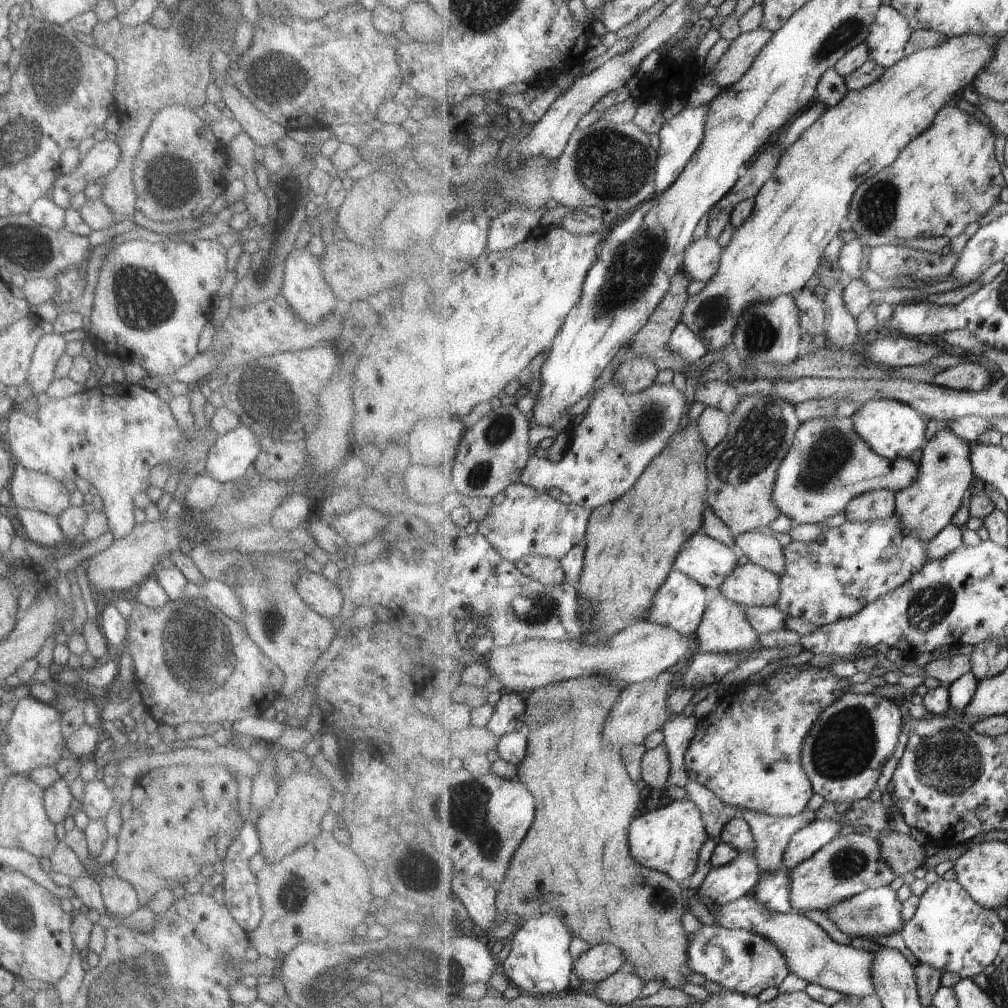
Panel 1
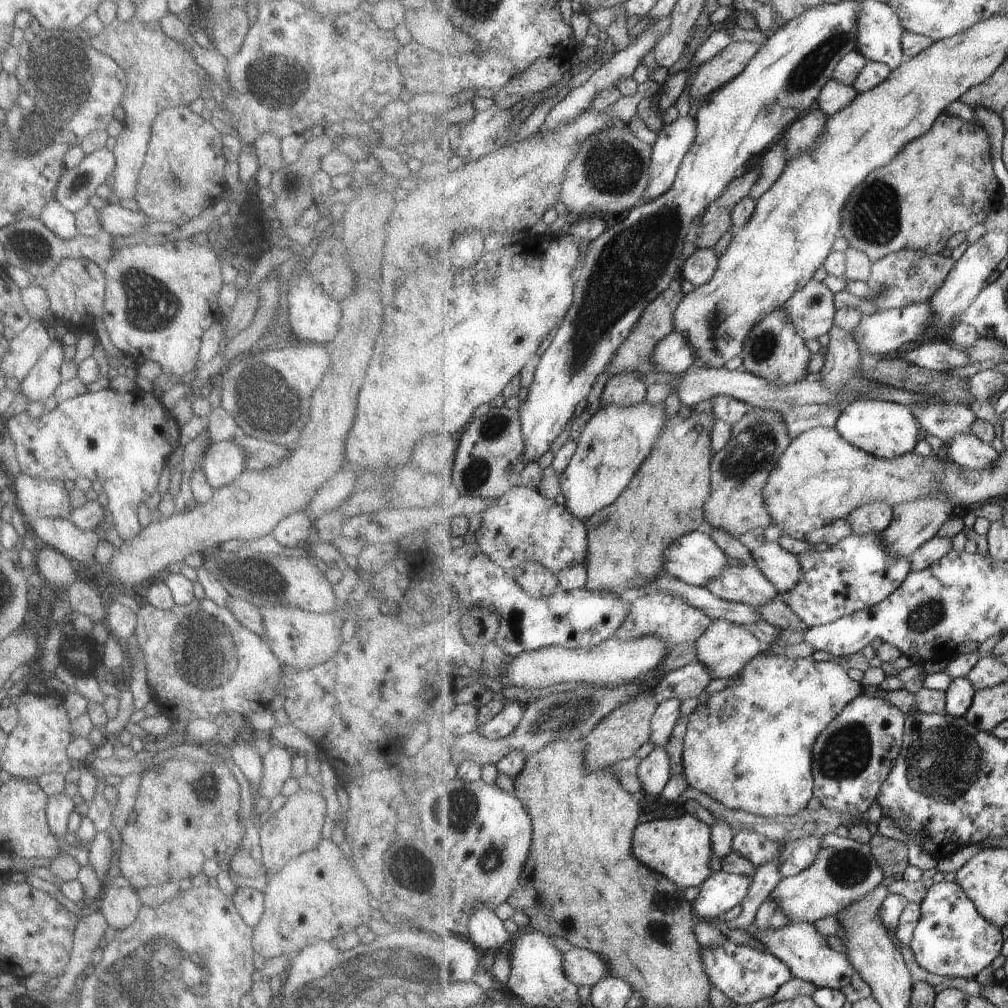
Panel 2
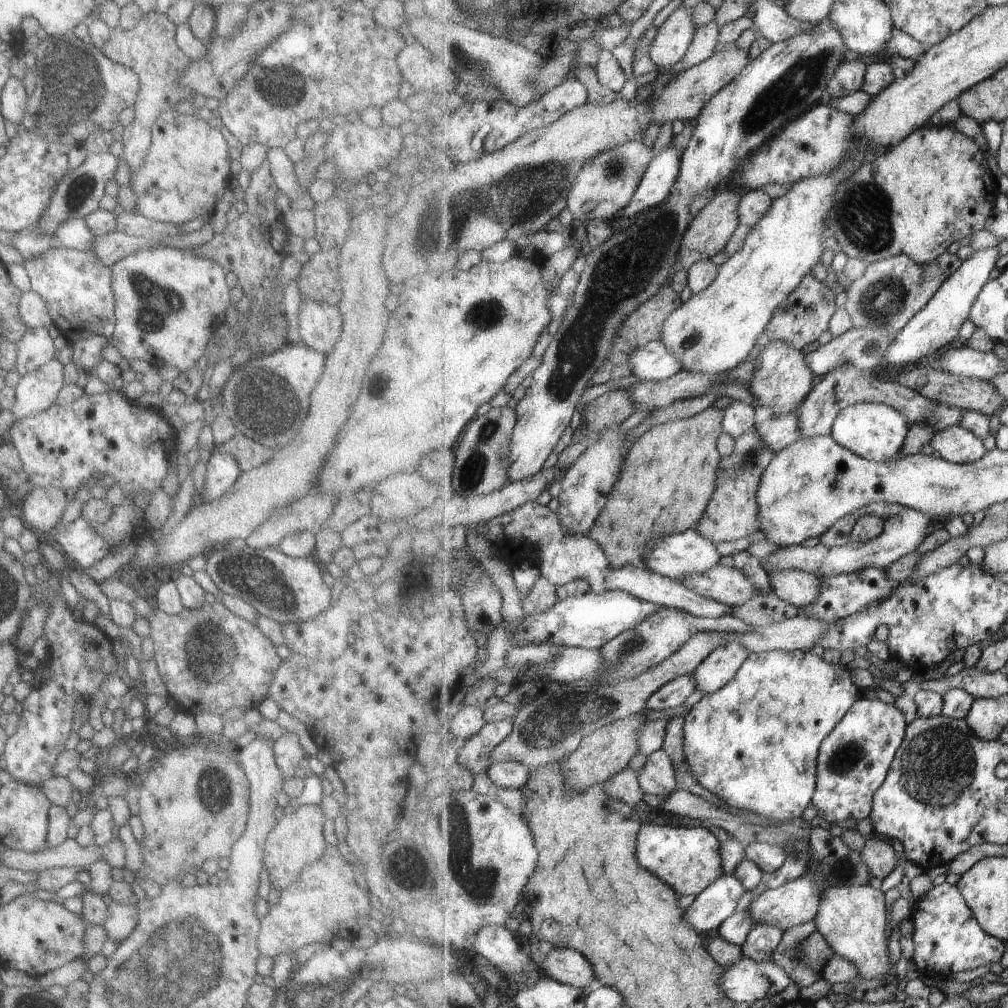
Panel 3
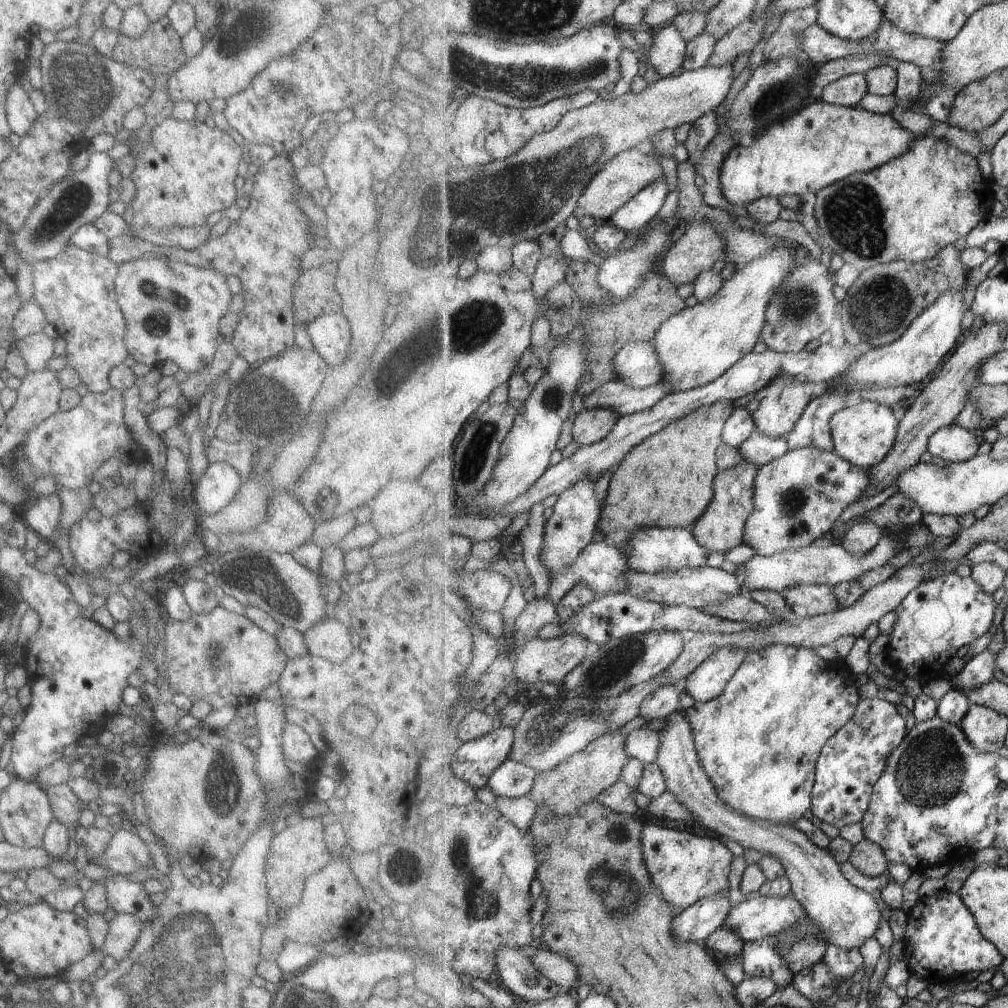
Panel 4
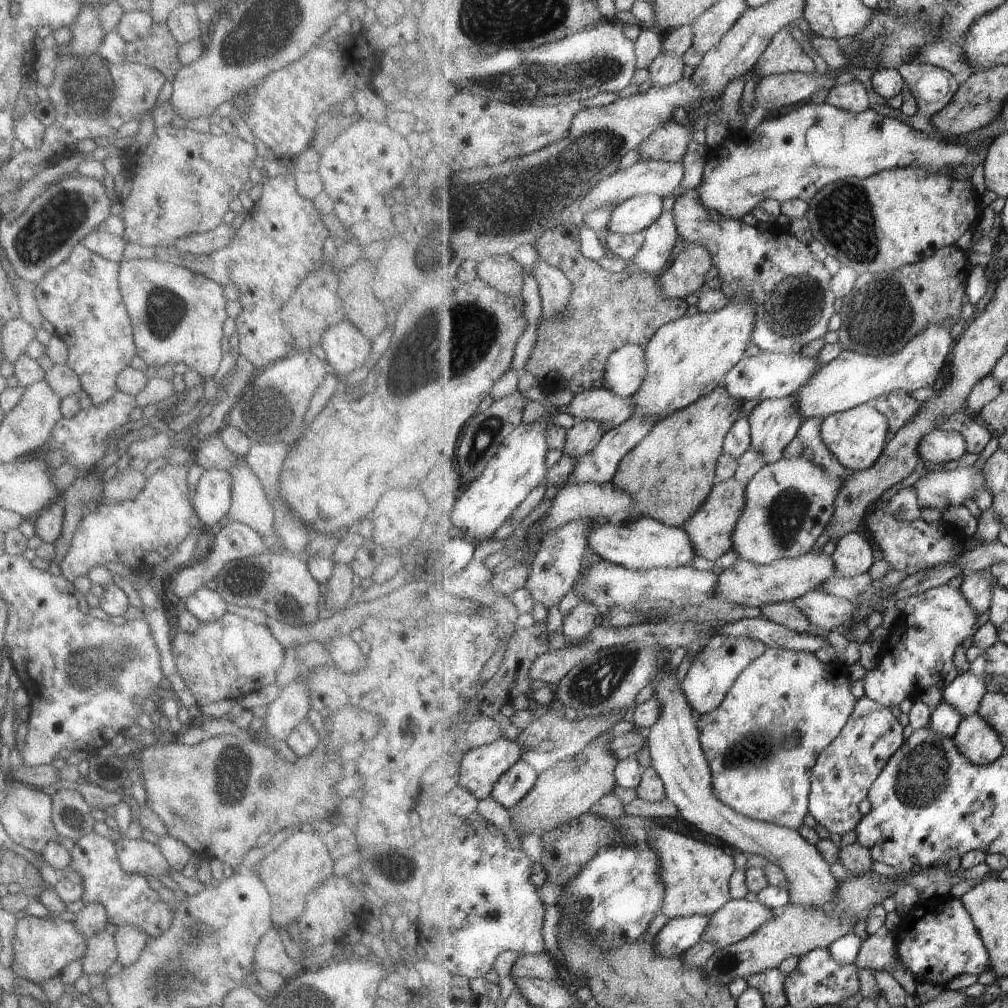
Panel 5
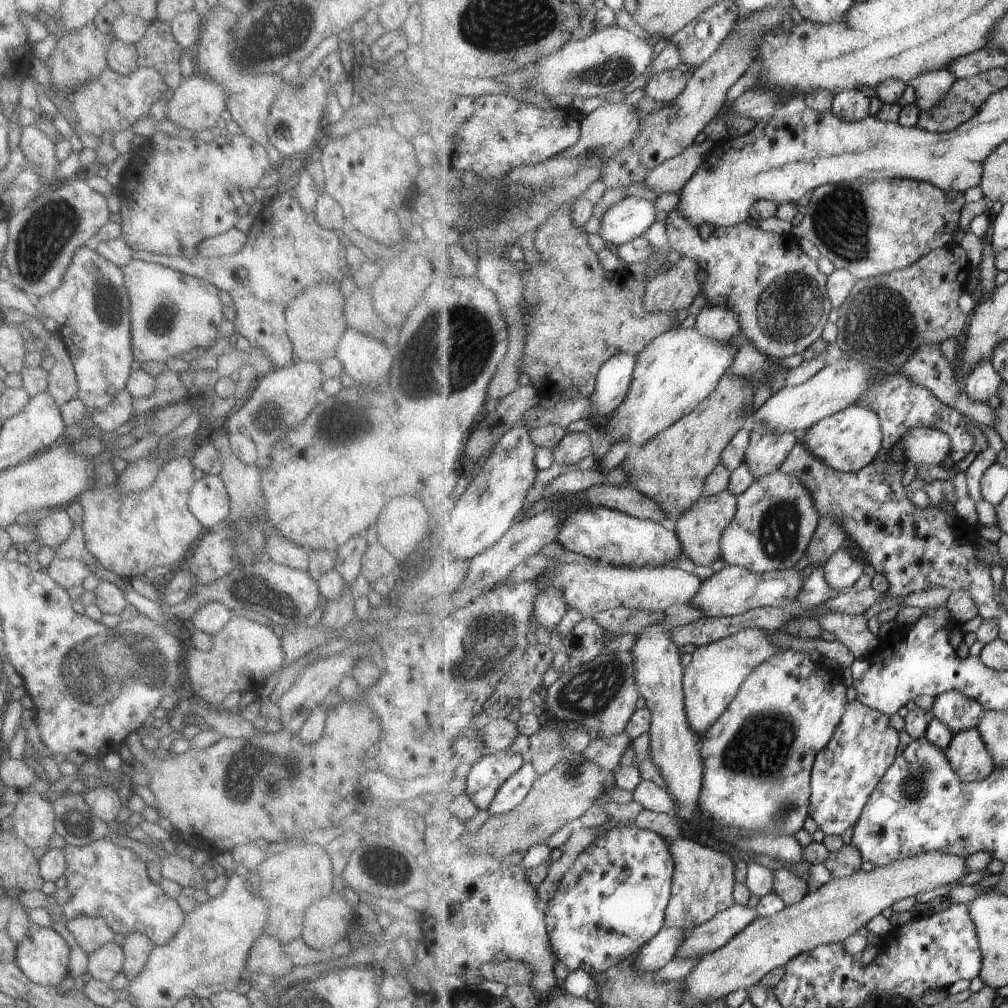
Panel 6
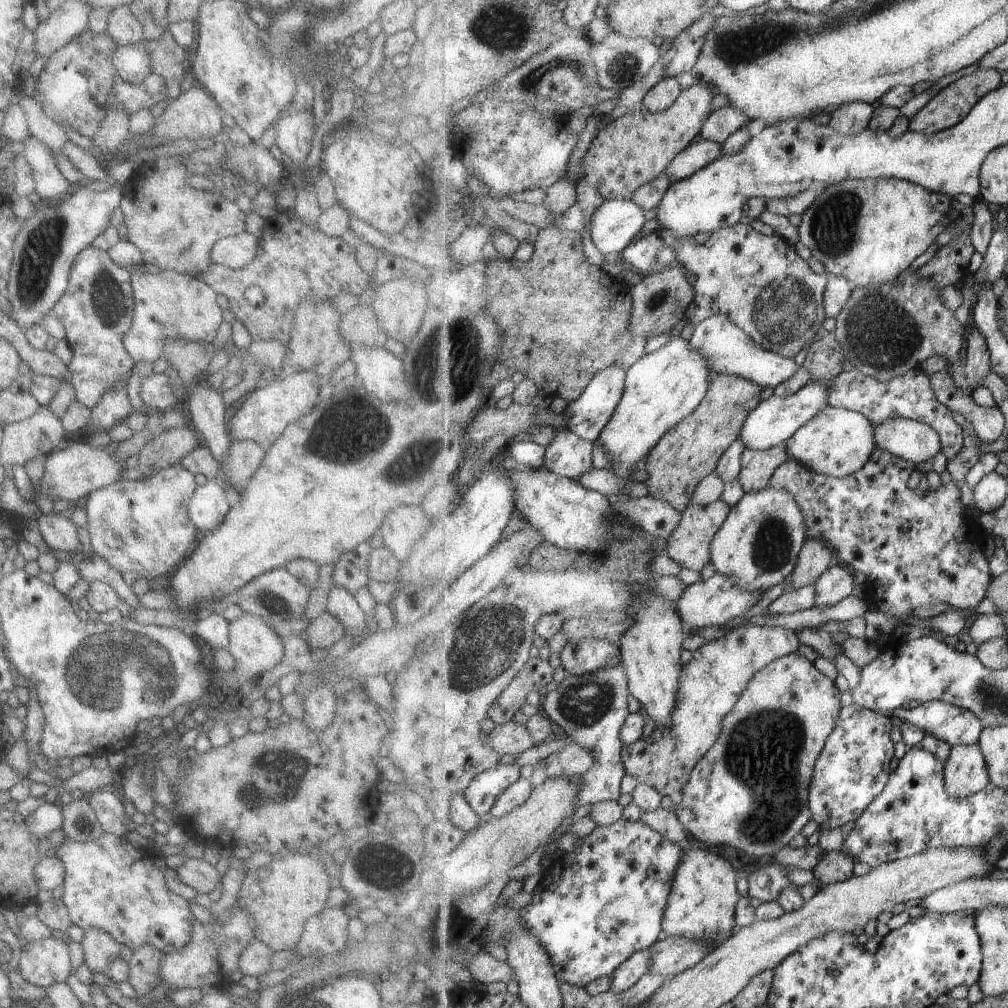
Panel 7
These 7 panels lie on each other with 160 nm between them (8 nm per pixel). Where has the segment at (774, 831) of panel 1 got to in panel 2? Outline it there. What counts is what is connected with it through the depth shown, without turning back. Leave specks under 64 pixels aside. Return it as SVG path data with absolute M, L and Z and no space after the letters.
M778 858L758 867L752 879L749 892L741 904L740 915L732 921L725 922L729 929L749 931L754 924L760 906L770 898L773 890L783 880Z

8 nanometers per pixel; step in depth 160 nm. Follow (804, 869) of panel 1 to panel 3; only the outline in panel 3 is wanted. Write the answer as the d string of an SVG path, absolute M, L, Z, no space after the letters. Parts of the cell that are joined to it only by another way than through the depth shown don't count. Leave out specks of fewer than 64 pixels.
M815 827L809 838L814 857L809 862L809 870L797 880L785 883L778 889L767 889L758 897L753 898L749 905L755 925L768 924L774 927L789 930L798 924L805 924L815 920L820 912L820 904L824 890L829 887L843 885L867 885L871 880L872 872L863 860L860 851L854 851L841 837L834 837L829 829Z

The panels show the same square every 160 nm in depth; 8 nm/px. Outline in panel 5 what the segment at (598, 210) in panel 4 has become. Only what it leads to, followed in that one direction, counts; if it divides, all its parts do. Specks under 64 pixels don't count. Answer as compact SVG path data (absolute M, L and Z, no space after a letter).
M640 159L633 166L624 171L616 172L597 184L581 203L580 210L586 214L600 208L605 208L613 203L617 206L631 197L649 193L667 198L667 196L673 194L681 186L683 176L685 176L685 168L683 168L682 161L667 162L655 159Z

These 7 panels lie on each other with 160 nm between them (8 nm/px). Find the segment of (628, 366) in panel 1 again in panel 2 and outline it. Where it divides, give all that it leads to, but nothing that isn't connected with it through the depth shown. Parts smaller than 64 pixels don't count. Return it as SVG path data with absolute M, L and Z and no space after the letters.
M619 373L611 376L601 394L601 408L609 405L635 406L645 402L647 385L641 382L640 373Z

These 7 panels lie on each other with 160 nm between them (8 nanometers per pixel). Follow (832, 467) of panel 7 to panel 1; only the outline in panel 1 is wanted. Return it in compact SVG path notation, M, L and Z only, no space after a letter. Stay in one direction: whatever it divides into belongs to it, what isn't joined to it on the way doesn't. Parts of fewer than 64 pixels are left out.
M877 399L866 402L851 416L855 430L869 446L888 459L908 458L915 450L923 450L927 444L927 419L912 406L893 399Z

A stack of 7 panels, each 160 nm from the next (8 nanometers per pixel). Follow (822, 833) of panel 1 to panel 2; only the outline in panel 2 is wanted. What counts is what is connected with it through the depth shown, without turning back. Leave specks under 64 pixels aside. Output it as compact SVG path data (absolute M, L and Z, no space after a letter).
M811 835L783 846L778 858L783 879L801 874L816 861L821 848L821 839L822 836Z

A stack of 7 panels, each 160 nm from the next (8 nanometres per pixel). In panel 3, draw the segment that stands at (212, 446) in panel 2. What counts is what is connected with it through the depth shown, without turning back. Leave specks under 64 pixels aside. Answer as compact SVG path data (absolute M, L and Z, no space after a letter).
M211 453L206 460L206 473L199 492L203 502L218 499L239 476L240 470L235 459L228 454Z

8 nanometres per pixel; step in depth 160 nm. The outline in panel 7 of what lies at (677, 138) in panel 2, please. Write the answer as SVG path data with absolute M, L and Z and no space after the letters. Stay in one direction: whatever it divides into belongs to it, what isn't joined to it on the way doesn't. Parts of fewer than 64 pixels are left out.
M606 200L592 218L592 241L601 254L620 256L637 239L645 222L645 210L632 200Z

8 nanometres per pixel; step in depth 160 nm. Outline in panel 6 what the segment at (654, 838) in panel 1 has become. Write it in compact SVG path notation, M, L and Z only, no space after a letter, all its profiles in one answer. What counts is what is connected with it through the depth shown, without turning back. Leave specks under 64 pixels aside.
M684 837L671 840L670 850L676 868L672 882L672 898L666 910L667 927L679 927L688 932L736 904L735 862L728 854Z

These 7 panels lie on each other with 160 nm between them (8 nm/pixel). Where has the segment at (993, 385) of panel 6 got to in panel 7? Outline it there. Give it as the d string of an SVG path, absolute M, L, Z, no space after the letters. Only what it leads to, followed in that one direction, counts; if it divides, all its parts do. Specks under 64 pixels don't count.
M973 328L968 336L967 354L965 360L965 376L971 388L983 386L983 380L992 372L992 355L989 351L985 336L981 330Z

